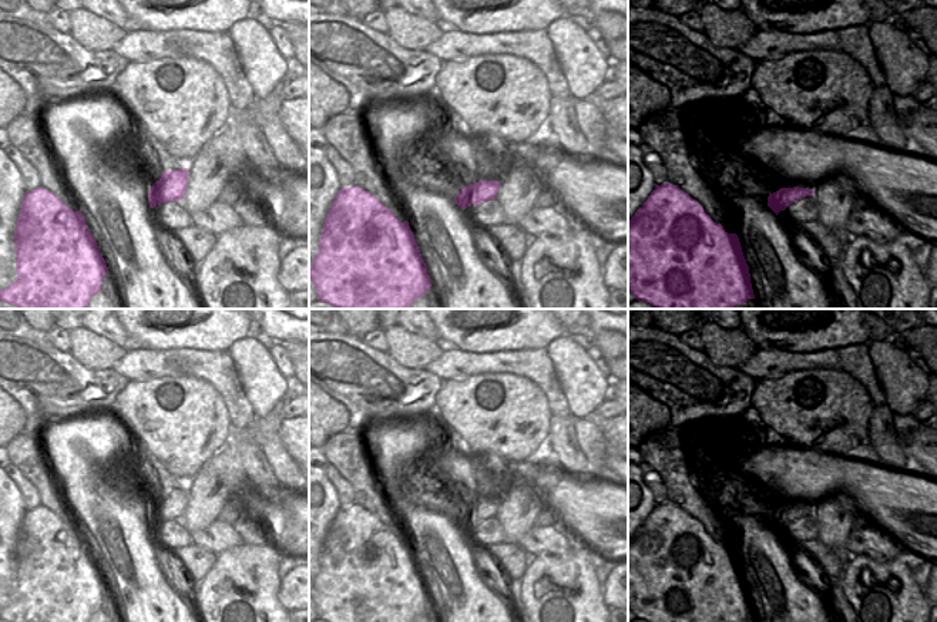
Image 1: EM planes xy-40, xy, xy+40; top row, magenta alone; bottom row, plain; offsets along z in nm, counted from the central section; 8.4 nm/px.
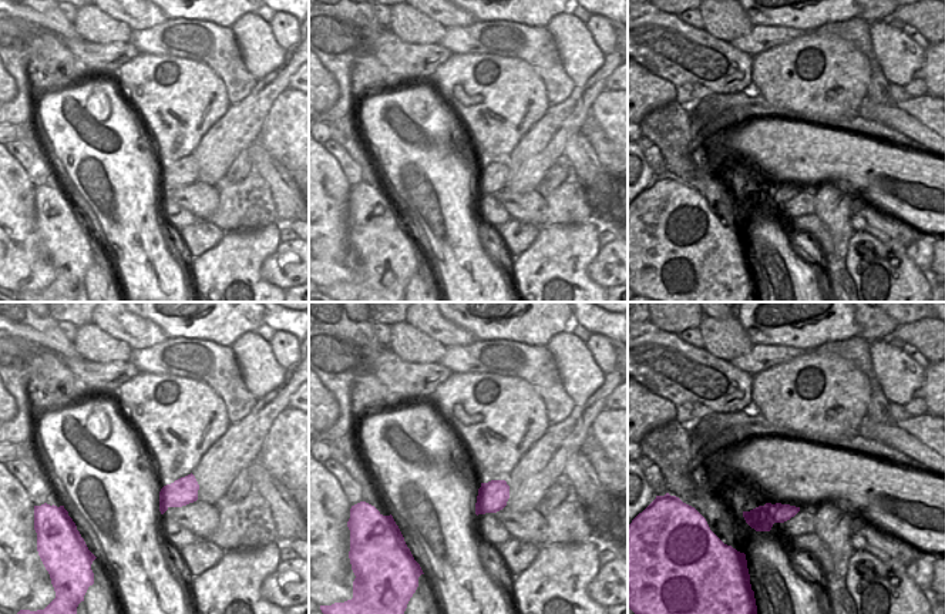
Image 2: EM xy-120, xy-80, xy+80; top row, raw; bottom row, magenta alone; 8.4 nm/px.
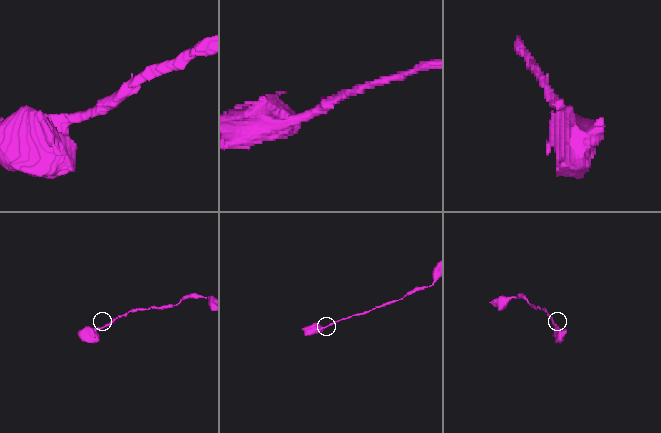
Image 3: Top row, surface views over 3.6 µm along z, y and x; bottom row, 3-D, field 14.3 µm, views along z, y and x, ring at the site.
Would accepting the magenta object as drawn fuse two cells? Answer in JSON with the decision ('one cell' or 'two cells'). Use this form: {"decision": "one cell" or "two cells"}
{"decision": "one cell"}

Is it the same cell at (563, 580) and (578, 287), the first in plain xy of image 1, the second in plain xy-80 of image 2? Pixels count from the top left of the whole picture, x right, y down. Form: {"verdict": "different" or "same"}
{"verdict": "same"}

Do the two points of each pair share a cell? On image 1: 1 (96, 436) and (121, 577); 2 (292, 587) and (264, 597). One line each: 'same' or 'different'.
1: same
2: different

